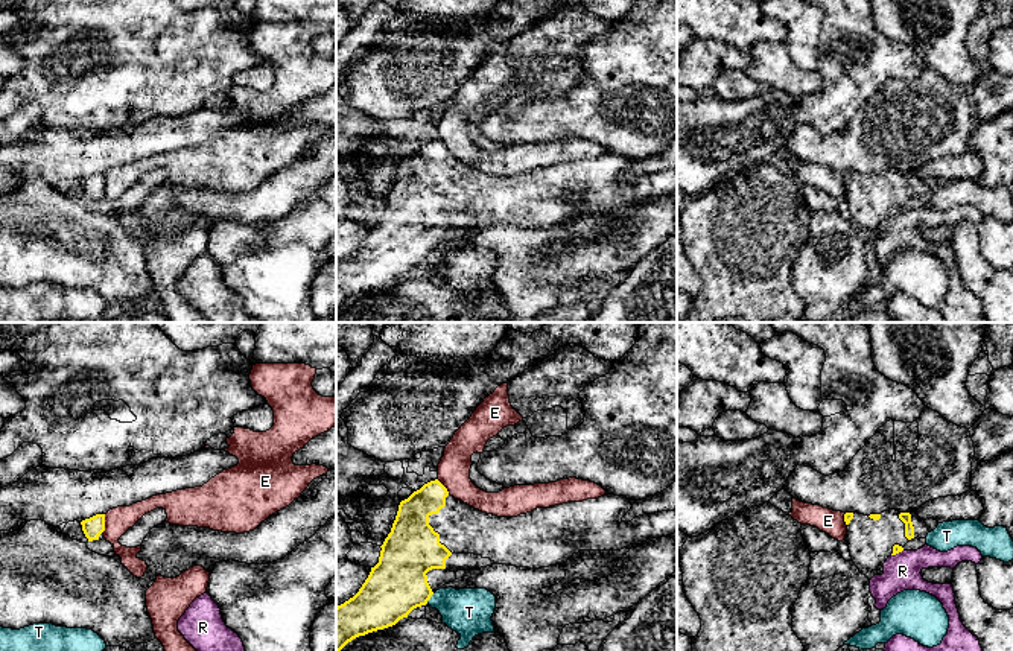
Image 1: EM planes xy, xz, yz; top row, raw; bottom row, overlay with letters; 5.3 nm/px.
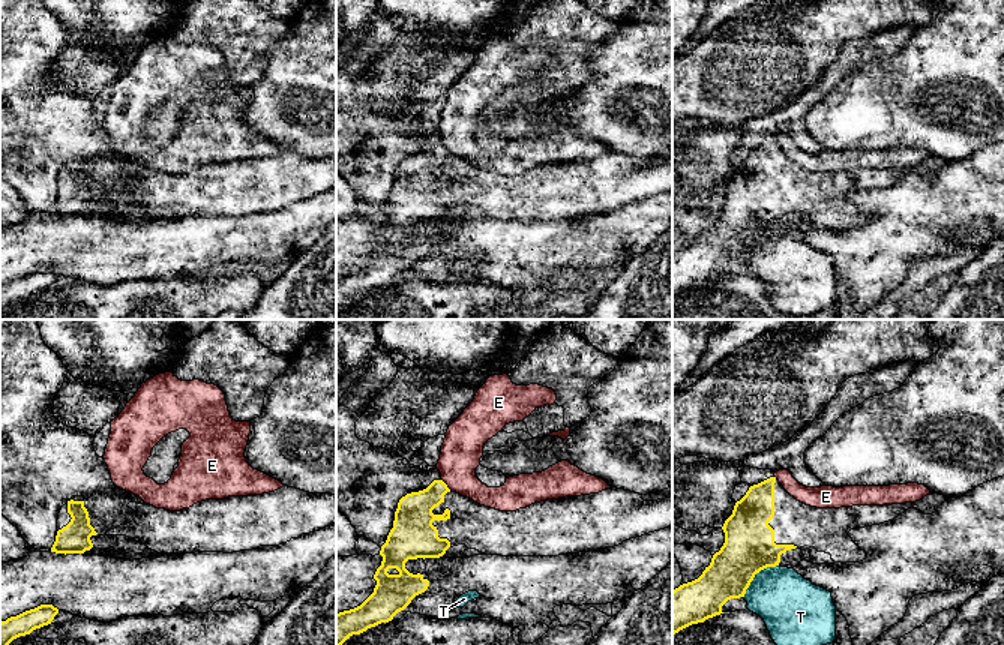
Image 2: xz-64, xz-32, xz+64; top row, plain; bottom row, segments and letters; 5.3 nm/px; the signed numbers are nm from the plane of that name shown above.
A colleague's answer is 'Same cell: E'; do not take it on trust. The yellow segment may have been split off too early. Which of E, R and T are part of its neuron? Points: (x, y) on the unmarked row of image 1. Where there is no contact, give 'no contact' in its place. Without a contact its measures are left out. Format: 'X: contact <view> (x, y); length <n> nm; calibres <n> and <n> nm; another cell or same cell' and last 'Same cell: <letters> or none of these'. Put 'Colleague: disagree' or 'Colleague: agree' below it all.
E: contact xy (104, 183); length 100 nm; calibres 110 and 140 nm; another cell
R: contact yz (896, 212); length 70 nm; calibres 50 and 190 nm; another cell
T: contact xz (429, 257); length 70 nm; calibres 320 and 240 nm; another cell
Same cell: none of these
Colleague: disagree

